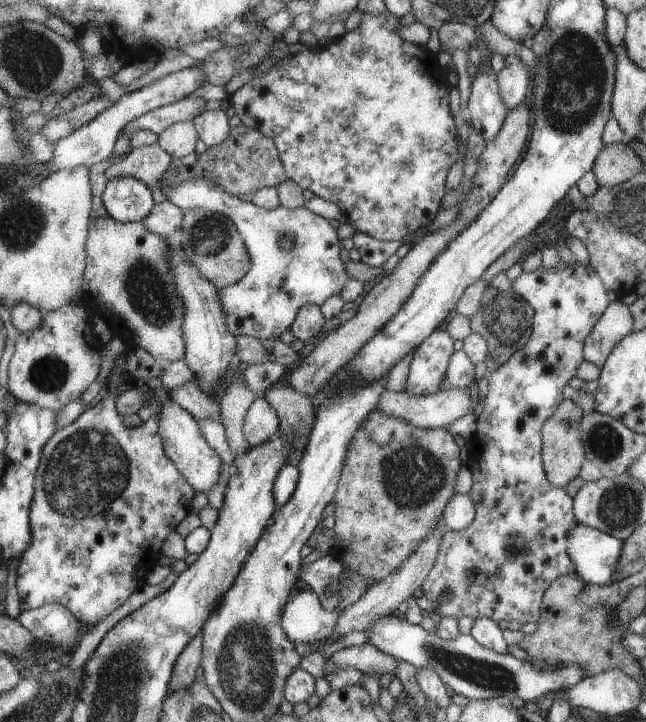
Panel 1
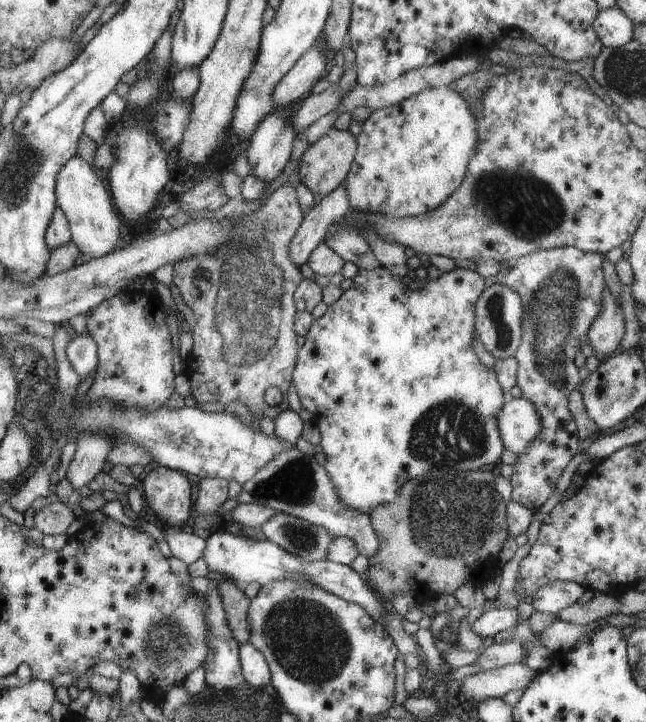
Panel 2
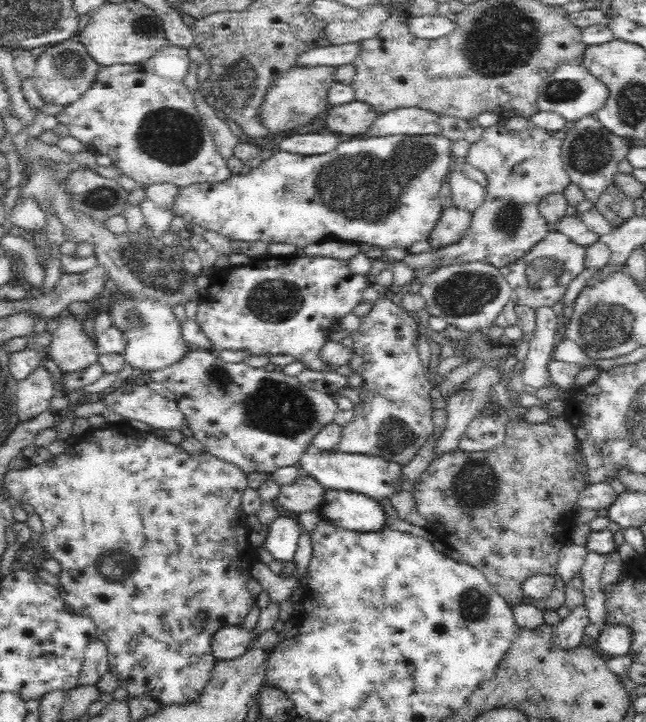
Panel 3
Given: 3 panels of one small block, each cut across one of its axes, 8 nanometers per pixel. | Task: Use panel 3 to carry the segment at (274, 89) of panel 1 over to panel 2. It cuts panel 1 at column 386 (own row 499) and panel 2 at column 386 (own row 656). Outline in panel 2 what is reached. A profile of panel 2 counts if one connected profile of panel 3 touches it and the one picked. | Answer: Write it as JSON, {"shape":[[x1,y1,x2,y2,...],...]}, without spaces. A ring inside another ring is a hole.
{"shape":[[449,85,426,88,402,103,375,109,362,122,357,155,346,176,350,208,405,218,445,205,478,148,478,120,468,100]]}

